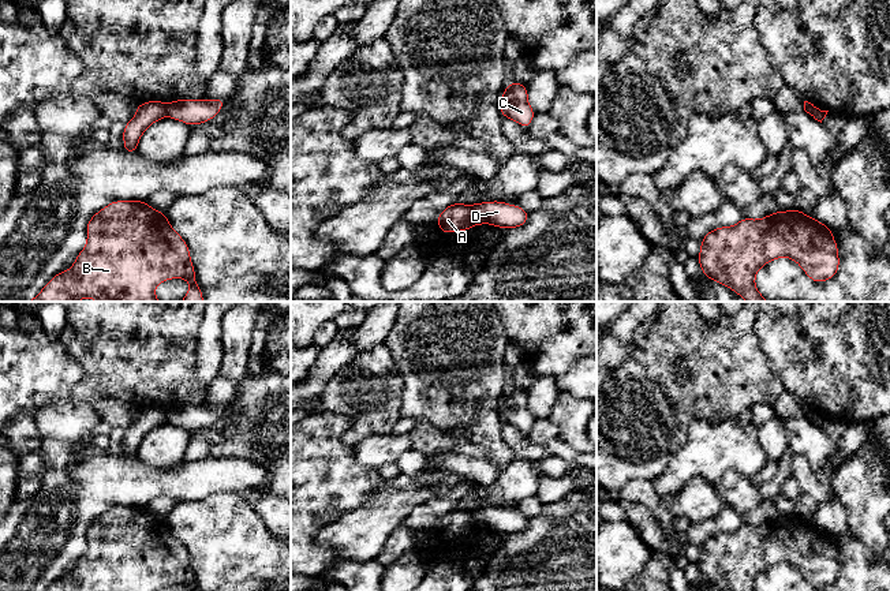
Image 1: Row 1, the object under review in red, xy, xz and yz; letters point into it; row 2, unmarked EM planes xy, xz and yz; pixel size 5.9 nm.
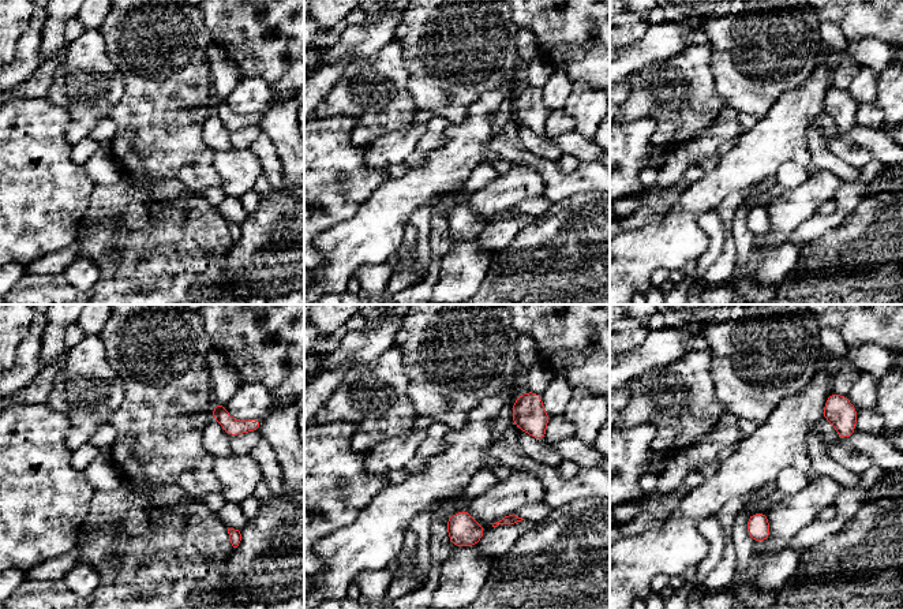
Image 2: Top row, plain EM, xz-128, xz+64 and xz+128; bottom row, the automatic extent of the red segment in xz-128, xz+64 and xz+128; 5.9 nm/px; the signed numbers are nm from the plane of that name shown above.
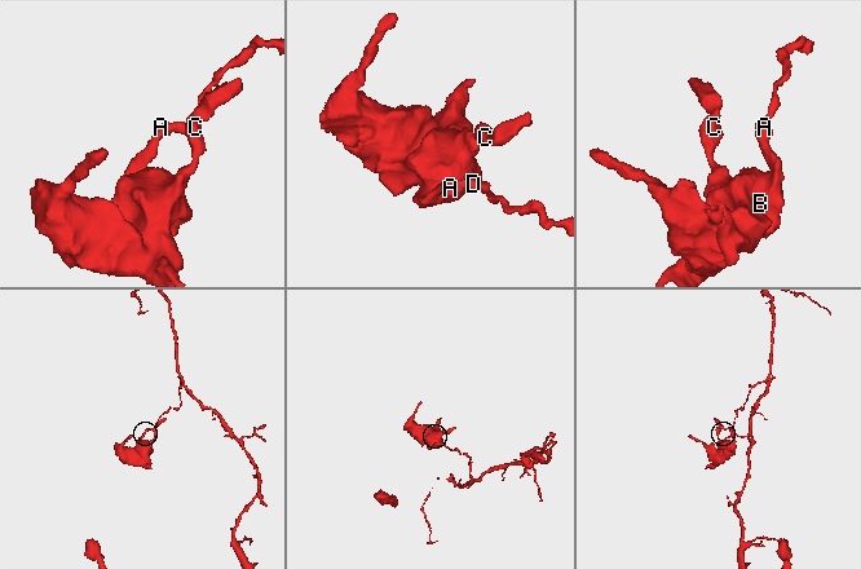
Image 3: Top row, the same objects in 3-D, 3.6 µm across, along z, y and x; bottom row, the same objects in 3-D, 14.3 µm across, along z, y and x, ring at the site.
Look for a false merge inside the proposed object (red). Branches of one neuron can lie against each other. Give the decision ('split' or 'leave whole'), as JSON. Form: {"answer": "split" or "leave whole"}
{"answer": "split"}

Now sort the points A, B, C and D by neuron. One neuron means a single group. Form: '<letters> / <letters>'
A B C / D

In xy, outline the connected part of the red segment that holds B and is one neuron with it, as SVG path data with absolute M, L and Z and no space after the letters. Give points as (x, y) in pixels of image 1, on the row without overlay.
M116 506L97 517L86 531L87 549L74 572L57 579L46 591L158 591L169 584L184 584L198 591L188 550L169 530L165 519L152 515L146 506Z

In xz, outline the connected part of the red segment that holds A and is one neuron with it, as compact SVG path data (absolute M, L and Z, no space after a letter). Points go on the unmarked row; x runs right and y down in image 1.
M459 508L452 509L444 515L437 525L440 536L444 539L453 539L465 535L471 535L475 531L475 524L470 510L463 510Z

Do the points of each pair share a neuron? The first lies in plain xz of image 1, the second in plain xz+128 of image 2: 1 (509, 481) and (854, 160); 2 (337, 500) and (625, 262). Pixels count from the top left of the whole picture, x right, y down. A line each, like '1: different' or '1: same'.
1: different
2: different

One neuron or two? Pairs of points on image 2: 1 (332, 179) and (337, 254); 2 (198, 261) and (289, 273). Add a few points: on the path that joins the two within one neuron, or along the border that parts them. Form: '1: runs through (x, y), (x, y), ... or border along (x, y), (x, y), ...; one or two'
1: border along (362, 206), (351, 217), (323, 230), (318, 235); two
2: border along (233, 242), (225, 257), (217, 264); two

